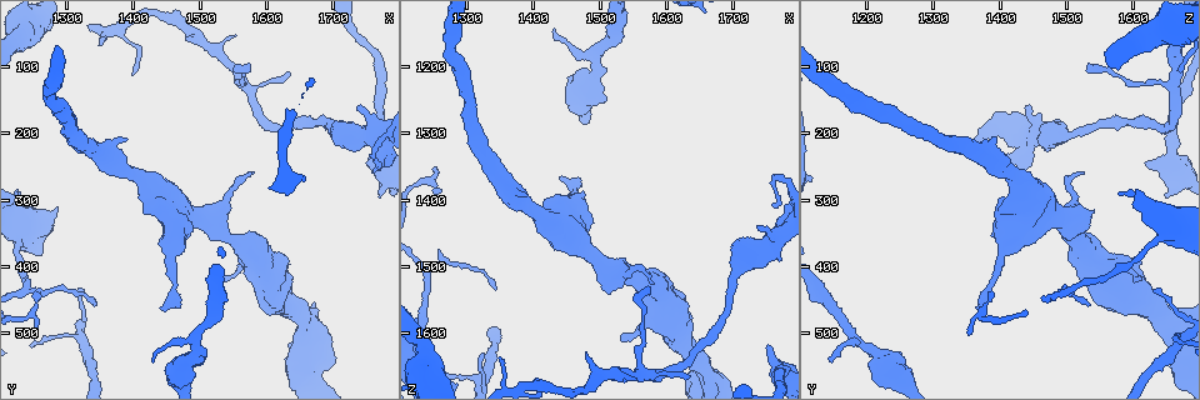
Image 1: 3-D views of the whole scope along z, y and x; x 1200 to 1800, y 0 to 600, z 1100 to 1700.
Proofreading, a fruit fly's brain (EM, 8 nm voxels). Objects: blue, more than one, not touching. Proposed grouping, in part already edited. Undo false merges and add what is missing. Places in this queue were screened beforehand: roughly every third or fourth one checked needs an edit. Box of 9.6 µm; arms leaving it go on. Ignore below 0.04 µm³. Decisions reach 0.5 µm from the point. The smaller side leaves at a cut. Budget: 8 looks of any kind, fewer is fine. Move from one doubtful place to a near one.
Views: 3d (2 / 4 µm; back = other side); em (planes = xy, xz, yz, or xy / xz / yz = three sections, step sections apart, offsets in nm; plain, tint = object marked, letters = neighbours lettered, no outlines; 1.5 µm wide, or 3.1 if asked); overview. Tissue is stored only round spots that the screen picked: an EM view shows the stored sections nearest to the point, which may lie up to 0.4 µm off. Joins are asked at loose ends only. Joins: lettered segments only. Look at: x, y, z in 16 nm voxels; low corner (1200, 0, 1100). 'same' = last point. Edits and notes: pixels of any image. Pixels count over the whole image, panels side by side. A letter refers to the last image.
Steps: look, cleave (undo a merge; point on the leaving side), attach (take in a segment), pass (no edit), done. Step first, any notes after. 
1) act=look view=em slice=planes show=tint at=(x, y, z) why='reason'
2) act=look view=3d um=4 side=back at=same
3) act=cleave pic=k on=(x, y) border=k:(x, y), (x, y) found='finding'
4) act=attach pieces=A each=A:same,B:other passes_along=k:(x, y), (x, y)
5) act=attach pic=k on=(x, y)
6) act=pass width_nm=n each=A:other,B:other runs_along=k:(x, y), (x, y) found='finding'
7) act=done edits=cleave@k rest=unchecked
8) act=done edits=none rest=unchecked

act=look view=3d um=4 at=(1630, 110, 1665) why='thin end'

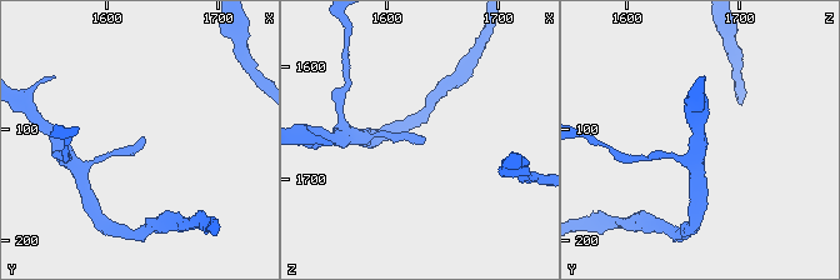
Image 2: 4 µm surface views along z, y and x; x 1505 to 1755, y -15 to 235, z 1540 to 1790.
act=look view=em slice=planes show=letters at=(1634, 108, 1662)

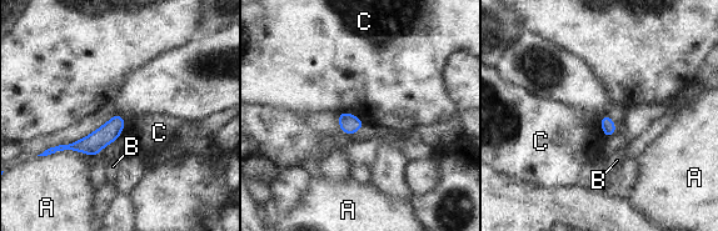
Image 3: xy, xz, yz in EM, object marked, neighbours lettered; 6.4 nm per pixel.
act=pass width_nm=90 each=A:other,B:other,C:other runs_along=3:(120, 121), (91, 145), (55, 149) found='no lettered segment goes on from it'

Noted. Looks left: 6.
act=look view=em slice=planes show=letters at=(1575, 95, 1535) why='an open end'

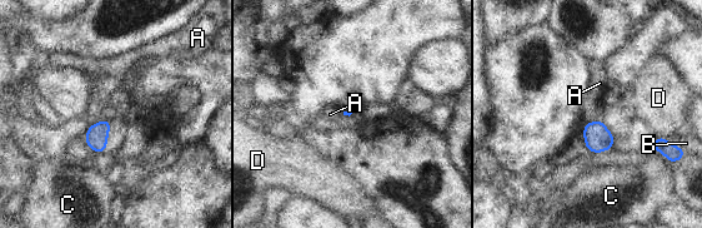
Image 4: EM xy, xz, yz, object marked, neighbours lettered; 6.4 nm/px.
act=pass each=A:other,B:other,C:other,D:other border=4:(99, 120), (89, 125) found='none of them fits'

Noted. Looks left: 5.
act=look view=3d um=2 side=back at=(1430, 535, 1145) why='tapers out'

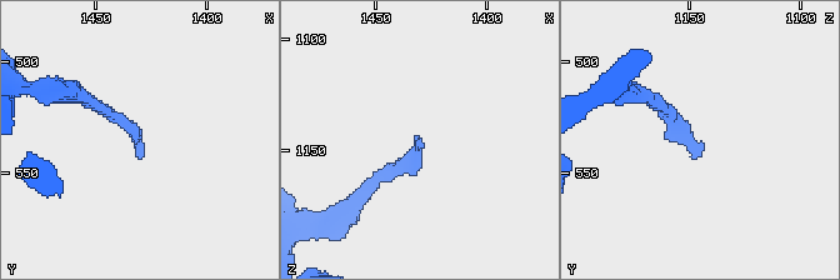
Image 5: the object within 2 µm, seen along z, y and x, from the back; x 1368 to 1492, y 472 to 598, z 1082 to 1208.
act=look view=em slice=planes show=letters at=(1430, 538, 1143) why='shape alone is not enough'

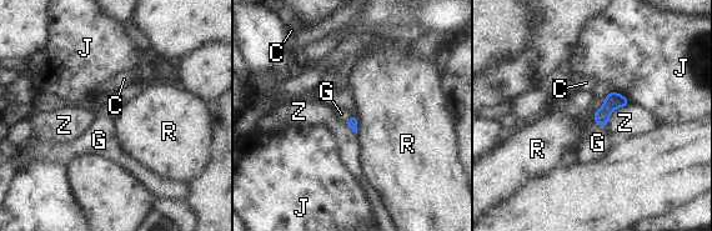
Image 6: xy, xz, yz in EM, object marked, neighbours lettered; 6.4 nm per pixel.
act=pass each=C:other,G:other,J:other,R:other,Z:other border=6:(592, 116), (605, 129) found='no lettered segment goes on from it'

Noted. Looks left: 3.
act=done edits=none rest=unchecked

